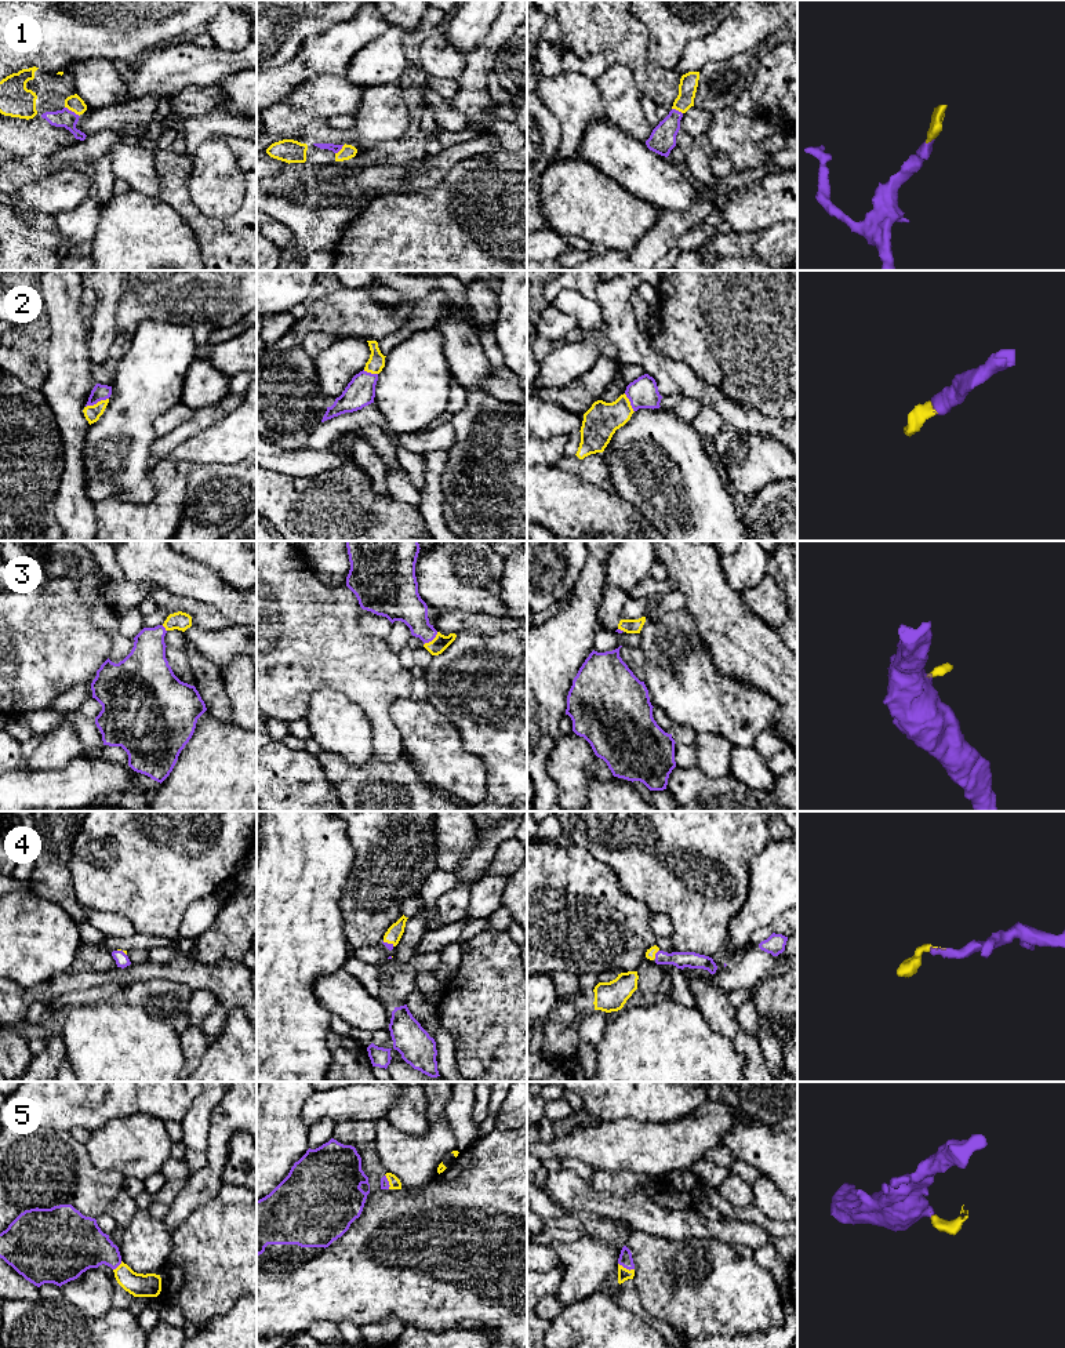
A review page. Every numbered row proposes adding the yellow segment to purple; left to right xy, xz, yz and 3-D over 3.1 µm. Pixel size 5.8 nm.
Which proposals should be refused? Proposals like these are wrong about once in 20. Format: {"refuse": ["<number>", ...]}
{"refuse": []}

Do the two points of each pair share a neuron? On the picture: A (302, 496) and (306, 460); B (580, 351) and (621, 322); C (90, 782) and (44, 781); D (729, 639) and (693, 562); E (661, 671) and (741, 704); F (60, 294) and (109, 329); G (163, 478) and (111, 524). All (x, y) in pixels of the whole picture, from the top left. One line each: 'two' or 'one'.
A: two
B: two
C: one
D: one
E: one
F: two
G: one

